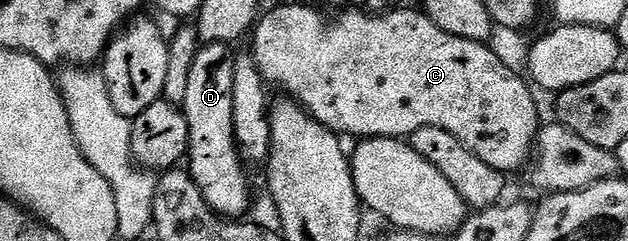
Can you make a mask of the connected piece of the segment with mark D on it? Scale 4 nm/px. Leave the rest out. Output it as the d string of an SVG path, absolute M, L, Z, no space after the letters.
M226 44L201 47L194 58L194 66L190 66L190 83L182 111L190 130L187 171L213 212L225 218L240 218L252 204L252 184L248 181L249 169L236 146L234 134L234 62L237 53L232 51Z

